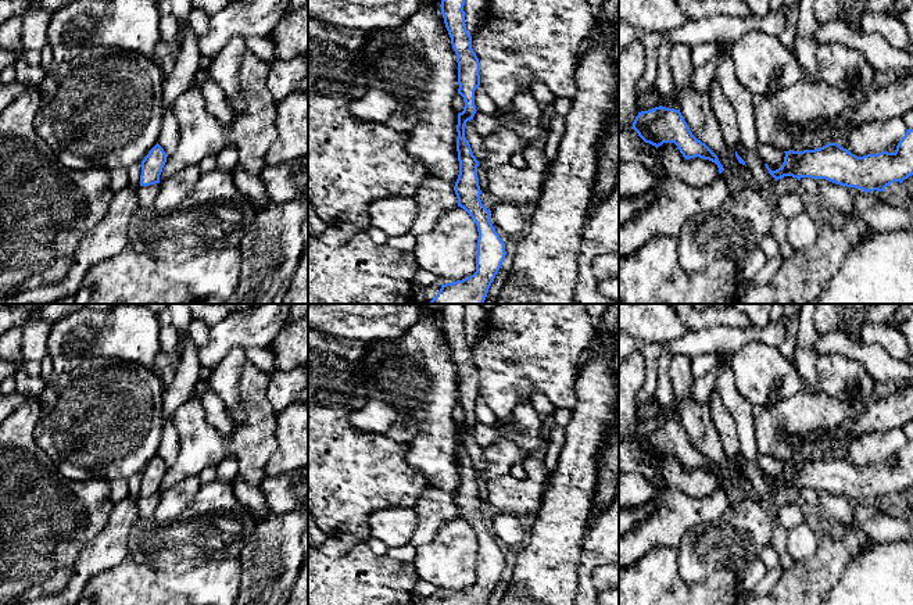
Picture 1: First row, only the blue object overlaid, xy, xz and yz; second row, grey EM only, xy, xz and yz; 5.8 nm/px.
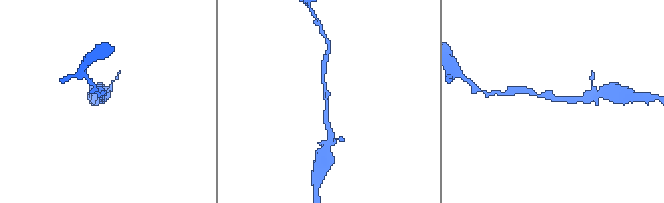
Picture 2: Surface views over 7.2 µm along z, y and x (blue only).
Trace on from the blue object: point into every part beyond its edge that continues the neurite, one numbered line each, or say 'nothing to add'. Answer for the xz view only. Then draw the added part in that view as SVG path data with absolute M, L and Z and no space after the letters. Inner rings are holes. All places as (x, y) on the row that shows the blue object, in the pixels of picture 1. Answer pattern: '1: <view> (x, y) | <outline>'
nothing to add

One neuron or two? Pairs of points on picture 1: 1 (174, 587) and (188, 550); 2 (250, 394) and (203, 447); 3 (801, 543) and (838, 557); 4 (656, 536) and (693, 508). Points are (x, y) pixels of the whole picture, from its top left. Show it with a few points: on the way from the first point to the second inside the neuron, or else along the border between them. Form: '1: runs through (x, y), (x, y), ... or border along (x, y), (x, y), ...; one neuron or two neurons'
1: border along (210, 561), (179, 573), (160, 573), (147, 566); two neurons
2: runs through (251, 414), (251, 423), (229, 446), (222, 446); one neuron
3: border along (819, 539), (817, 548), (809, 557), (794, 562); two neurons
4: runs through (665, 527), (684, 511); one neuron

